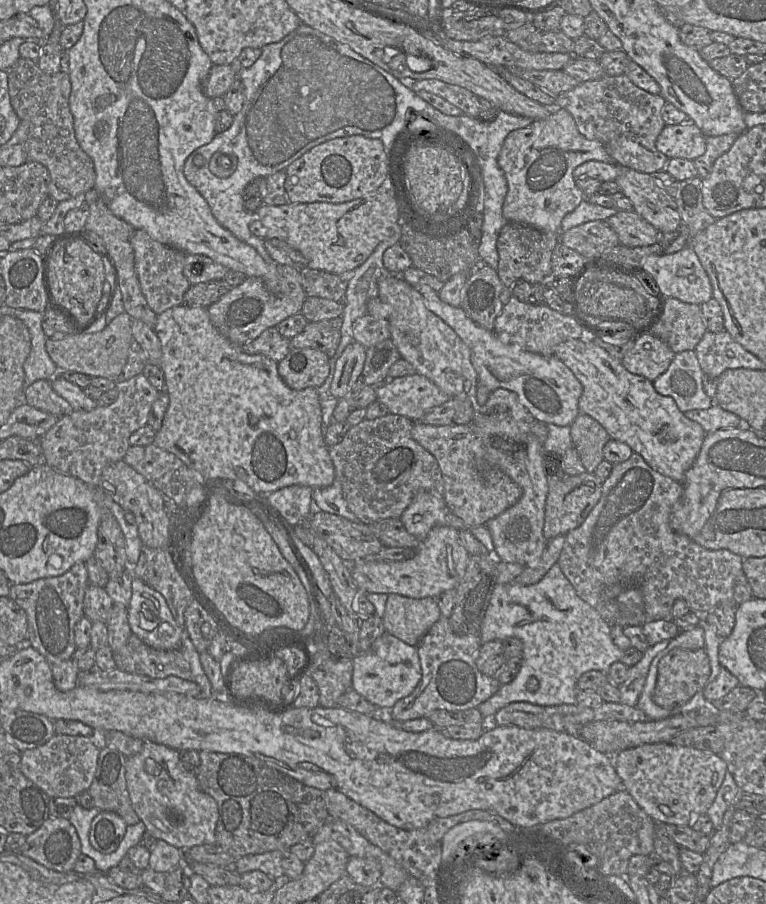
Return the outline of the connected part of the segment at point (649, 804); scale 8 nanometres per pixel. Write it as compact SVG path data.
M669 742L643 744L612 756L622 788L654 821L691 826L693 820L707 814L728 771L717 754Z

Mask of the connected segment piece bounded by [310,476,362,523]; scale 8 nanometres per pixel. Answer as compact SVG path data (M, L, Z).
M335 476L333 483L313 490L313 498L310 506L311 513L320 511L335 514L354 523L362 523L358 517L348 508L343 495L340 480Z

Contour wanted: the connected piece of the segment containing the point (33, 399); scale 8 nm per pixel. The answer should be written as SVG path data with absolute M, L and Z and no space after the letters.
M39 379L27 386L24 390L23 401L59 418L69 415L73 412L71 404L54 391L50 381Z

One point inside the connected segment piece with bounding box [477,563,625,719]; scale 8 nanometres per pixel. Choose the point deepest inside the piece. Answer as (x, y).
(563, 637)

